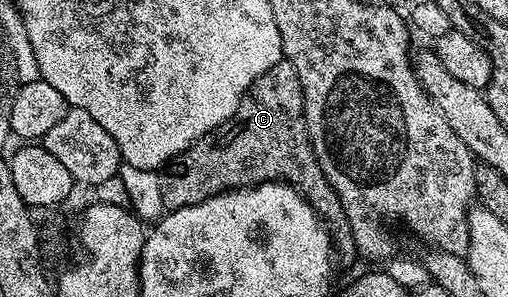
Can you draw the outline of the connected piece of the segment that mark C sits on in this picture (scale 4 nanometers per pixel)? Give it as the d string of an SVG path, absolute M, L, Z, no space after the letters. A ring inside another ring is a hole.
M282 58L249 87L230 120L200 136L186 152L180 152L165 165L158 178L165 210L195 206L220 192L276 180L298 189L325 229L335 234L338 257L354 255L353 231L339 194L335 194L315 158L309 131L305 129L304 110L299 74L295 74L295 66L289 60Z

